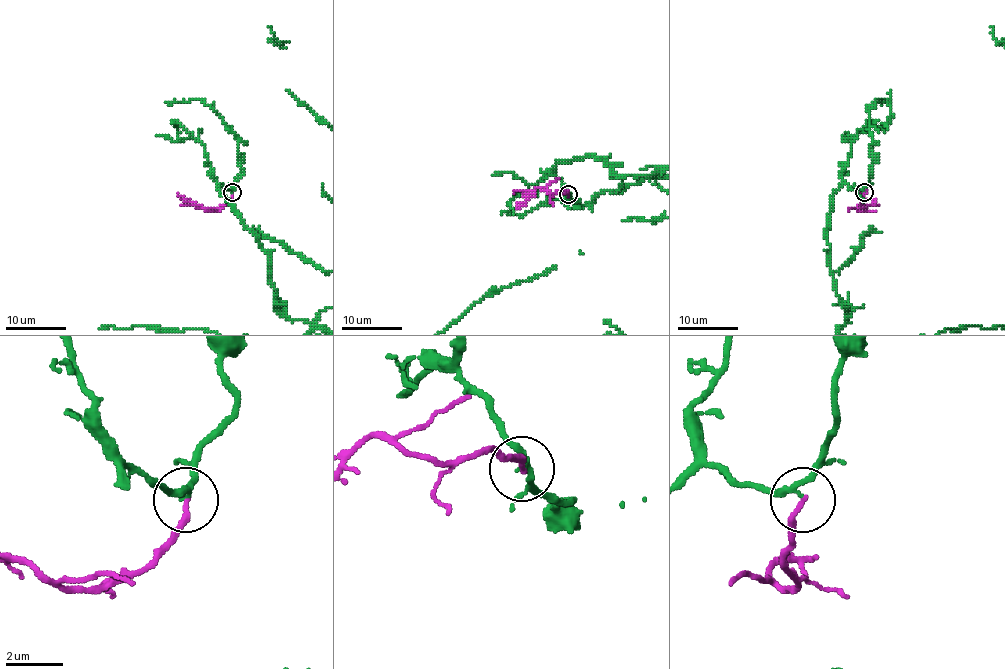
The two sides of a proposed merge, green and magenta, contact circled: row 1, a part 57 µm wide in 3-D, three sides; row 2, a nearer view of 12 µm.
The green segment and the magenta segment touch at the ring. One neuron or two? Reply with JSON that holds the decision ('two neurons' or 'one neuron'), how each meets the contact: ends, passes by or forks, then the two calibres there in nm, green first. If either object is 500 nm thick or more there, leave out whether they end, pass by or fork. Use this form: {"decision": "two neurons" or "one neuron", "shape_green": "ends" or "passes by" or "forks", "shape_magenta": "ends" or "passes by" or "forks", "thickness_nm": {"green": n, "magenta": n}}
{"decision": "two neurons", "shape_green": "passes by", "shape_magenta": "ends", "thickness_nm": {"green": 140, "magenta": 200}}

